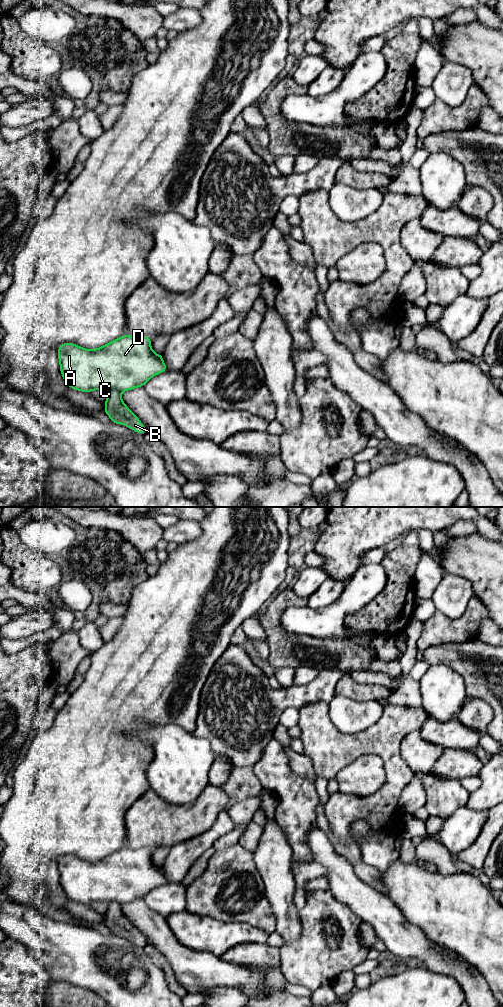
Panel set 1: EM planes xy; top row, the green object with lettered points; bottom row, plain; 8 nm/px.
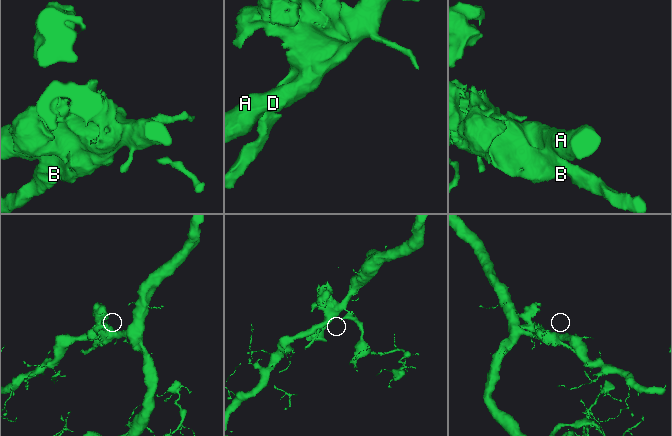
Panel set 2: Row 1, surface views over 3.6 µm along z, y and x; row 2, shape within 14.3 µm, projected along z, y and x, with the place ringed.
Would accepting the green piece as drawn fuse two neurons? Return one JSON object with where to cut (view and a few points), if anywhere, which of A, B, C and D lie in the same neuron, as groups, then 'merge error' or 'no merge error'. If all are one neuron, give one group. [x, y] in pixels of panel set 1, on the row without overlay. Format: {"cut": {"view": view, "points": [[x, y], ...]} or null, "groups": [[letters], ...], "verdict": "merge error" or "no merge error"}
{"cut": {"view": "xy", "points": [[109, 902], [116, 901], [120, 904]]}, "groups": [["A", "C", "D"], ["B"]], "verdict": "merge error"}

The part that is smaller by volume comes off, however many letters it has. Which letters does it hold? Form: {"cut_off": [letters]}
{"cut_off": ["B"]}

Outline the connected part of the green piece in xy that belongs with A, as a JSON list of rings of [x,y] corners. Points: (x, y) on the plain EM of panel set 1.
[[[129,846],[96,861],[85,861],[74,855],[62,855],[58,859],[60,884],[66,896],[74,902],[90,905],[93,902],[129,903],[144,898],[152,889],[167,883],[163,866],[156,866],[151,860],[151,850],[147,848],[132,849]]]

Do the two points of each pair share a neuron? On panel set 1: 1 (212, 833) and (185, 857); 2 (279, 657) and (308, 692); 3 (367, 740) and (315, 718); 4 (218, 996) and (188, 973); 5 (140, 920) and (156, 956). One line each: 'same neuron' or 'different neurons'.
1: same neuron
2: different neurons
3: same neuron
4: different neurons
5: different neurons

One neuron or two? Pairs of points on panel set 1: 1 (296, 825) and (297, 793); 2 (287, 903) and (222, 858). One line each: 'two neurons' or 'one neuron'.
1: one neuron
2: two neurons

